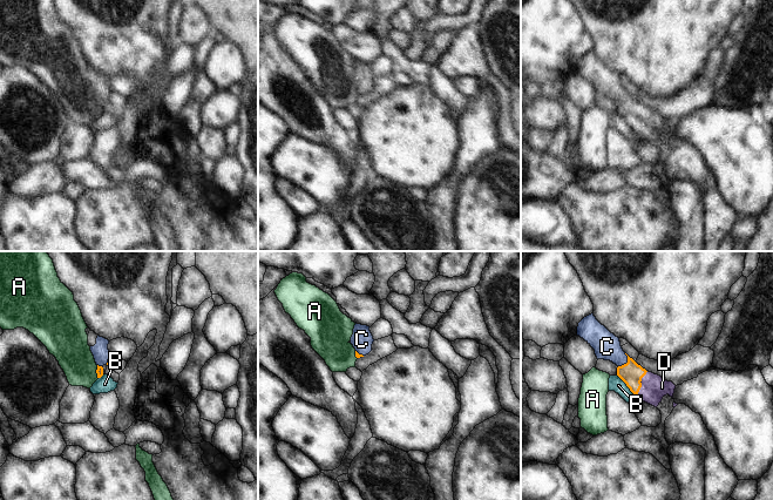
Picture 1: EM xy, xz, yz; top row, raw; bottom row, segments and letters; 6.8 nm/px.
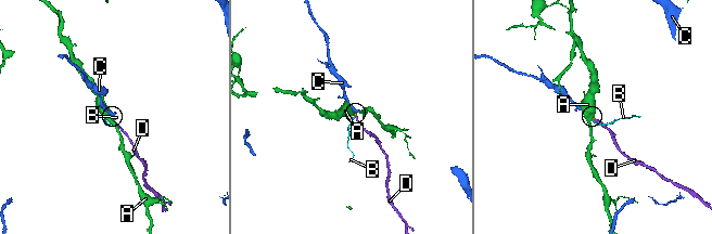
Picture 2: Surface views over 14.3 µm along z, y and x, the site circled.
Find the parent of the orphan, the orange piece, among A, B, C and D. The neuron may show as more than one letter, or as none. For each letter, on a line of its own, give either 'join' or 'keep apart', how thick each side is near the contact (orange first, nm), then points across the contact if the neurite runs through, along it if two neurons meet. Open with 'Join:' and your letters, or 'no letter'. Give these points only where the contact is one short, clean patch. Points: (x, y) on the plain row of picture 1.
Join: C, D
A: keep apart; 50 nm thick on the orange side, 240 nm on the other; border along xy (96, 102), (97, 115)
B: keep apart; 160 nm thick on the orange side, 100 nm on the other; border along yz (617, 112), (636, 133)
C: join; 160 nm thick on the orange side, 180 nm on the other; runs through yz (631, 110), (628, 107), (628, 99), (607, 83)
D: join; 160 nm thick on the orange side, 180 nm on the other; runs through yz (631, 110), (641, 120), (653, 124)

